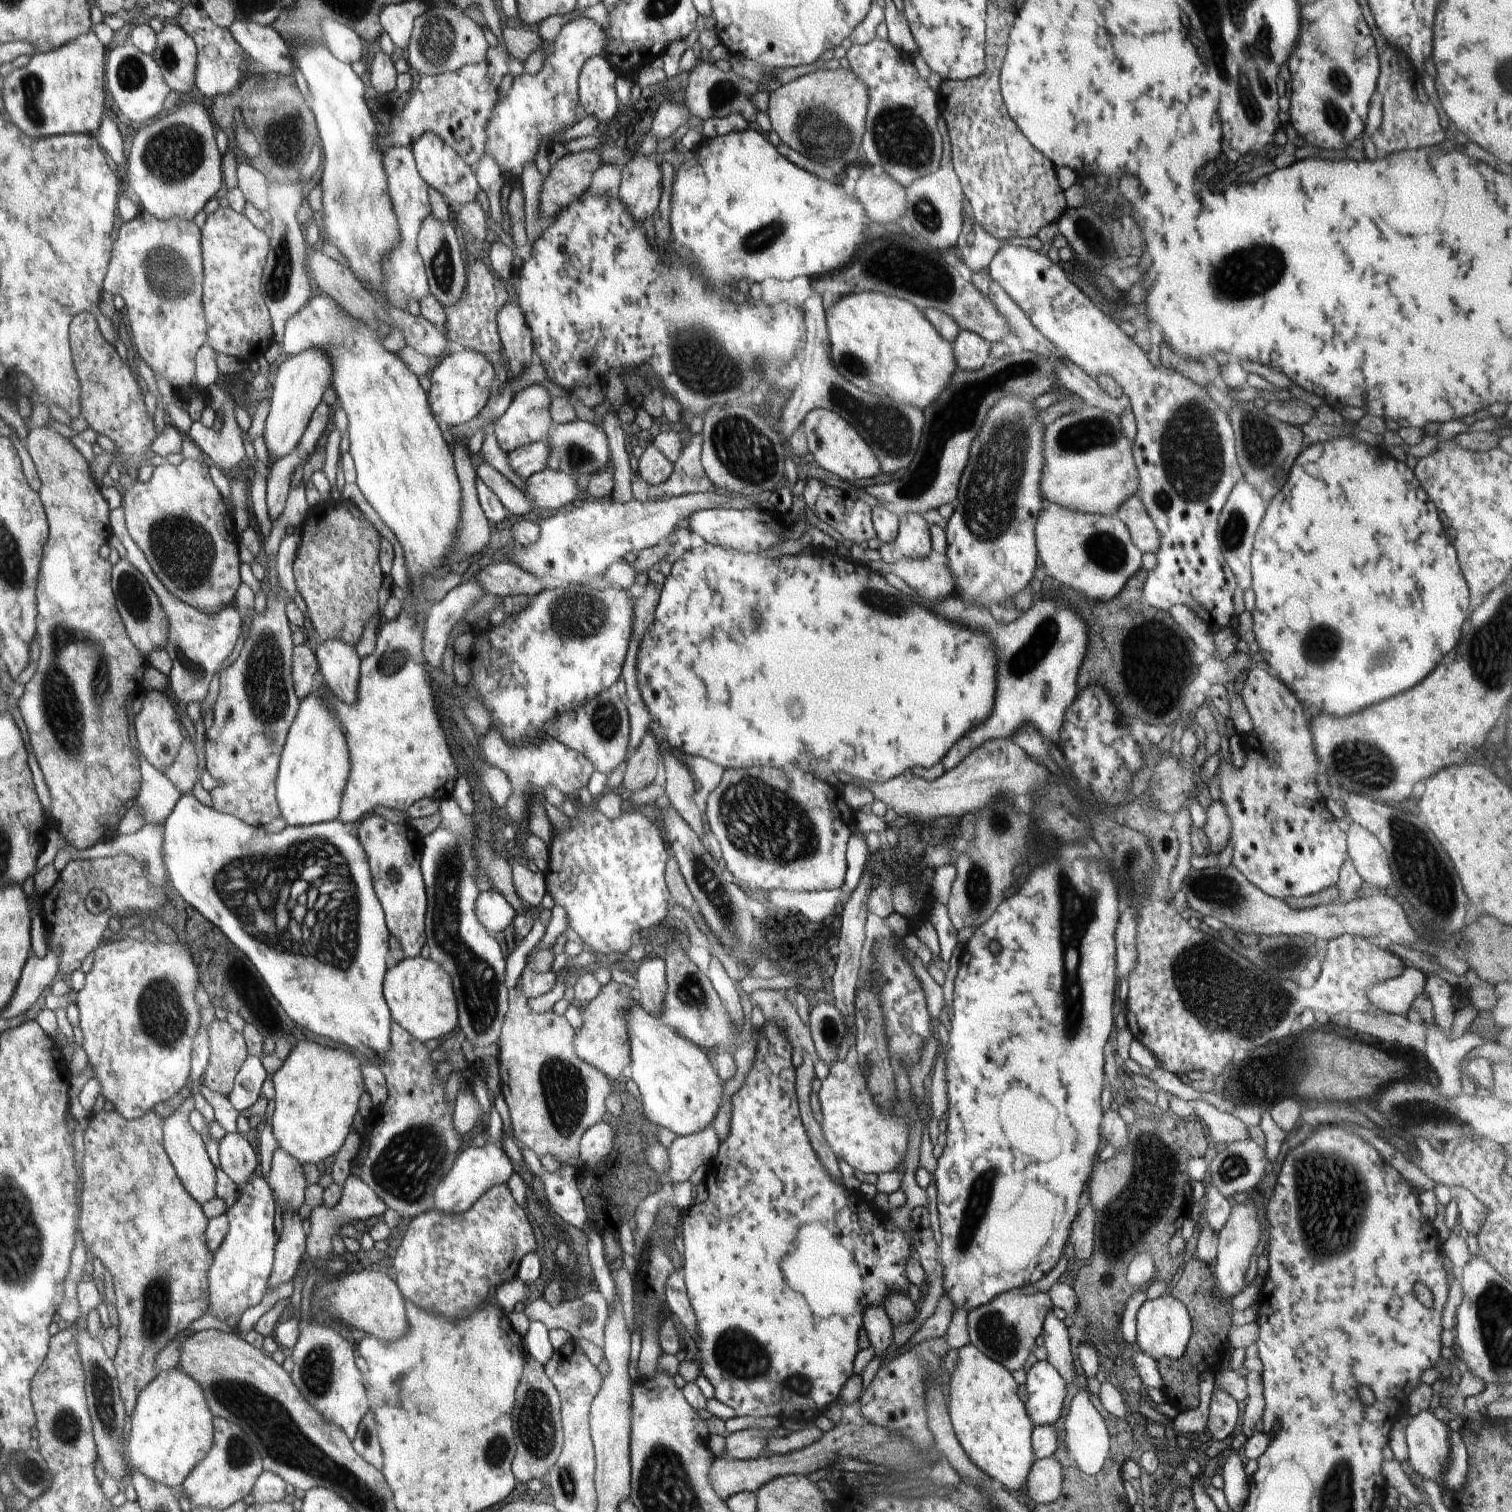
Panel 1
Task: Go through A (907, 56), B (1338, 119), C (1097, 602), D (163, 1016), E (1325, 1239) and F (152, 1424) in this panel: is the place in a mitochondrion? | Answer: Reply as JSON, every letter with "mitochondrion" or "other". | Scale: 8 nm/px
{"A":"other","B":"mitochondrion","C":"other","D":"mitochondrion","E":"mitochondrion","F":"other"}

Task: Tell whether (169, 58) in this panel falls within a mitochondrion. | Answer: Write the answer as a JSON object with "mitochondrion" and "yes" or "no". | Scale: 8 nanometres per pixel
{"mitochondrion":"yes"}

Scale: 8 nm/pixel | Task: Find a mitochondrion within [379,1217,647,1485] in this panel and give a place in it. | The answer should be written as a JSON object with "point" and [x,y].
{"point":[534,1419]}

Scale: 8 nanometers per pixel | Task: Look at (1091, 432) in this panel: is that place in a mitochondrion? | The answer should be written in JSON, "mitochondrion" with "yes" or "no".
{"mitochondrion":"yes"}

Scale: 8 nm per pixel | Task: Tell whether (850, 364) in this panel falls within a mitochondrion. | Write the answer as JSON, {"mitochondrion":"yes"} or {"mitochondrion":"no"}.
{"mitochondrion":"yes"}

